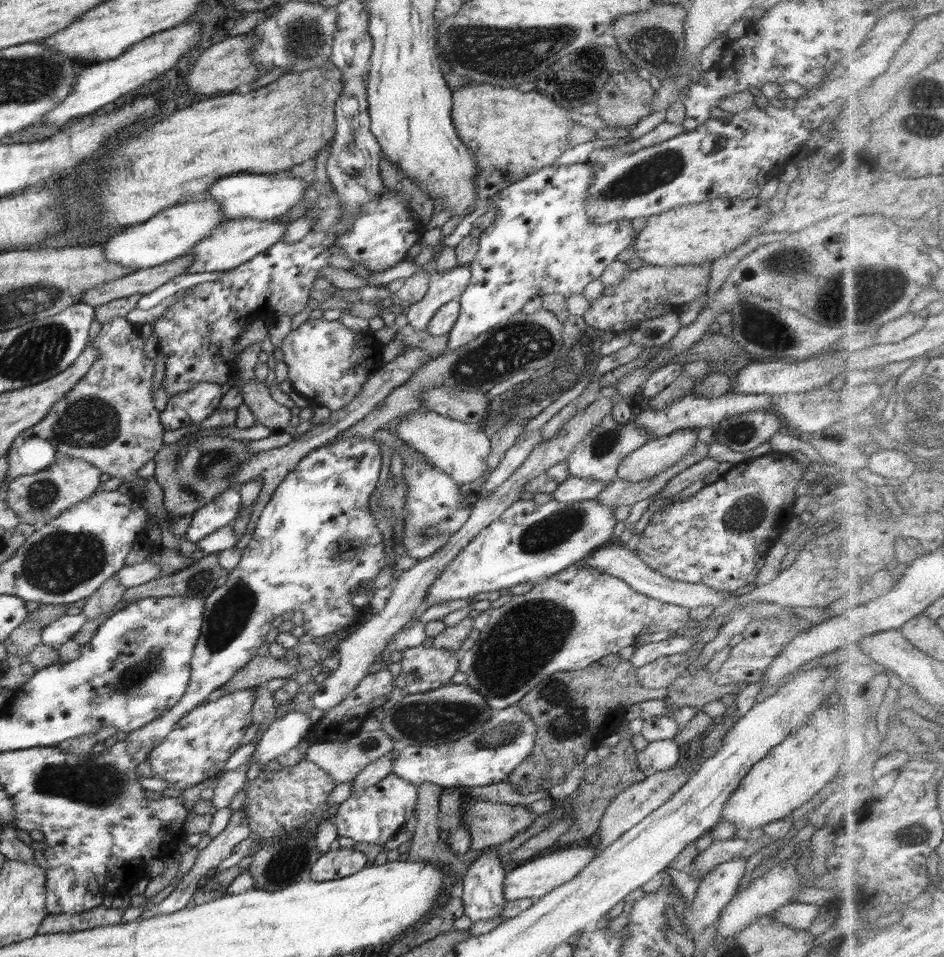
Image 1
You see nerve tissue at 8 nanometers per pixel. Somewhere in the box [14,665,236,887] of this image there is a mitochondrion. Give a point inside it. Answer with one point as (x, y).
(97, 785)

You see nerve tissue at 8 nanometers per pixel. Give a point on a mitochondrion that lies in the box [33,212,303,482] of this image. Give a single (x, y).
(88, 422)

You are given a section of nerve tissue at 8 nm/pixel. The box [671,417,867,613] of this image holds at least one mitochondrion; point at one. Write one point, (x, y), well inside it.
(747, 514)

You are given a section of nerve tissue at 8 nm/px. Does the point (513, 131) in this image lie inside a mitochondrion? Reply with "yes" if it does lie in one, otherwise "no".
no

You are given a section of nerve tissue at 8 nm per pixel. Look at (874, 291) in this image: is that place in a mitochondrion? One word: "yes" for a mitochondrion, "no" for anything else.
yes

